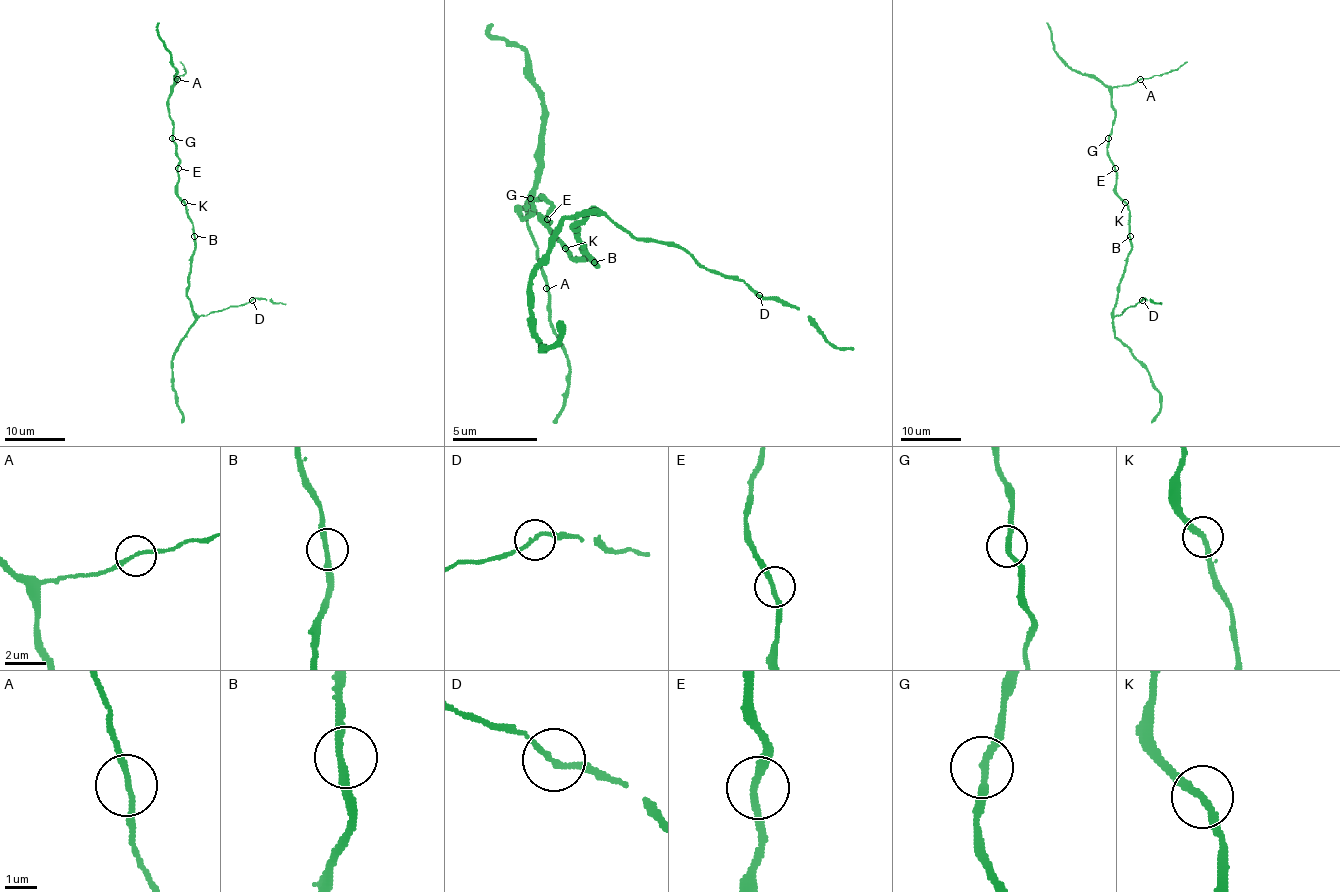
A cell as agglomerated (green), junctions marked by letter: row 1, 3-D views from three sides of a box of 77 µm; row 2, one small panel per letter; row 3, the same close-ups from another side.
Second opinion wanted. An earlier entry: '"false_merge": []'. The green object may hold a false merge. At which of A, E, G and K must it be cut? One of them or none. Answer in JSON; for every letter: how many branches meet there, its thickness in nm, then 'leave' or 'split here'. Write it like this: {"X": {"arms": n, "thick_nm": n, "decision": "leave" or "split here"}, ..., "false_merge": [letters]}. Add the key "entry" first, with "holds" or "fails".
{"entry": "holds", "A": {"arms": 2, "thick_nm": 160, "decision": "leave"}, "E": {"arms": 2, "thick_nm": 240, "decision": "leave"}, "G": {"arms": 2, "thick_nm": 240, "decision": "leave"}, "K": {"arms": 2, "thick_nm": 240, "decision": "leave"}, "false_merge": []}

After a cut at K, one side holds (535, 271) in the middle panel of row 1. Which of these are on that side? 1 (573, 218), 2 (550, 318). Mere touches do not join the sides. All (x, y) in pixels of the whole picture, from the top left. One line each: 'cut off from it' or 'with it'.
1: with it
2: cut off from it

